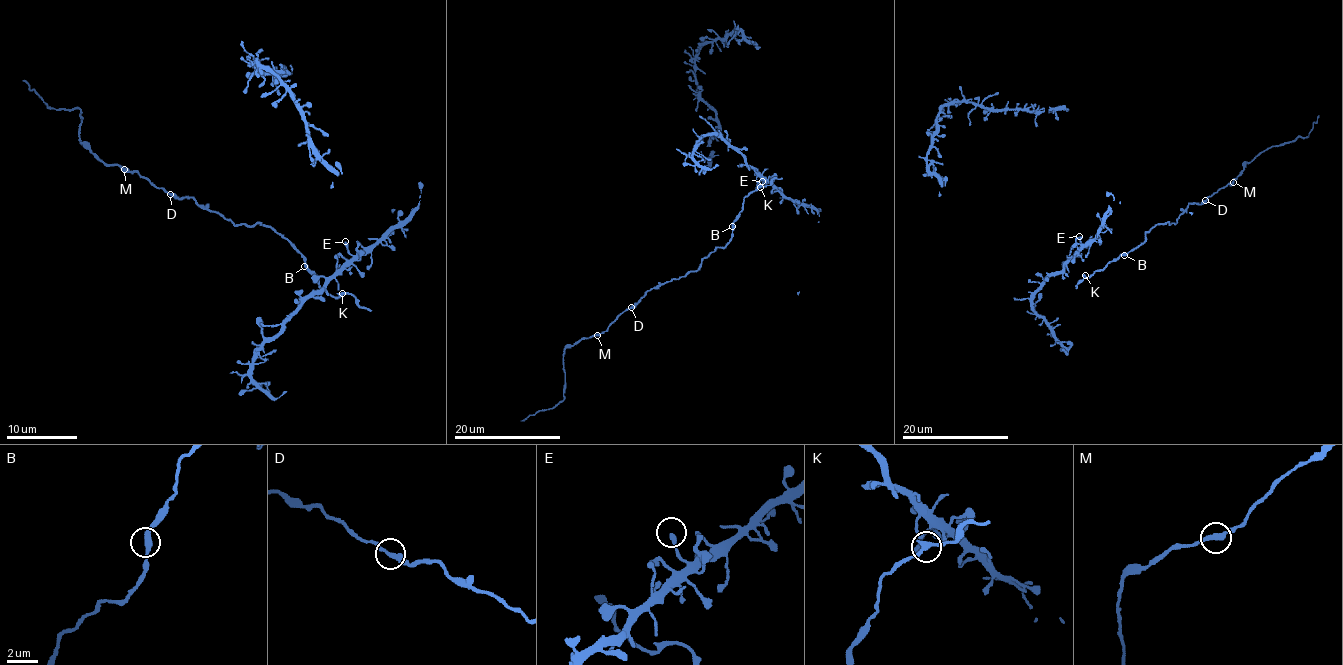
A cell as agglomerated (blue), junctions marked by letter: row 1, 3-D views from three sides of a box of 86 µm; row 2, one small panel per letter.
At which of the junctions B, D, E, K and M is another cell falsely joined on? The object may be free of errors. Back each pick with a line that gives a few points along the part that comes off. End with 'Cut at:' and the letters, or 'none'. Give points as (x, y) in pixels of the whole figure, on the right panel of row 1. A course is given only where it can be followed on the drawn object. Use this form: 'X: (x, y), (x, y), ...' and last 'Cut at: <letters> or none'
Cut at: none

